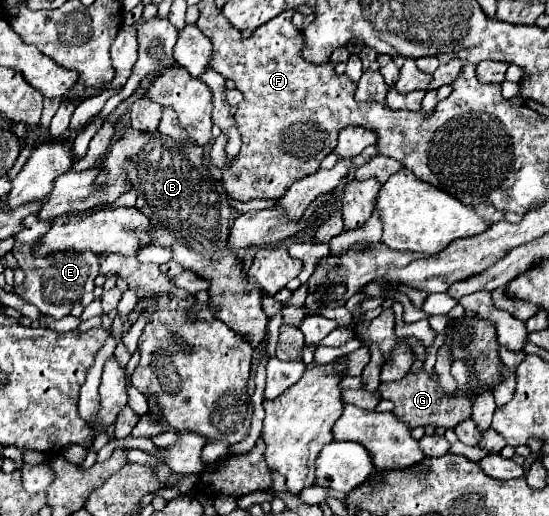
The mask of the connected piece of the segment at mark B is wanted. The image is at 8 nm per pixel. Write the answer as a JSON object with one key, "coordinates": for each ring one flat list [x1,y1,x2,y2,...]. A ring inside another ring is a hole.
{"coordinates":[[128,128,124,136,112,144,102,162,104,172,98,176,98,184,110,184,118,174,122,174,122,170,128,172,128,178,138,192,136,208,150,218,154,244,170,248,174,260,186,266,186,270,194,270,210,280,212,290,228,292,230,302,220,304,220,320,238,334,248,336,250,344,258,348,266,340,268,324,268,316,262,310,262,290,248,286,242,276,242,260,236,252,228,250,232,208,228,206,224,186,210,176,202,158,204,154,200,146,182,146,160,132,138,134,138,130]]}

